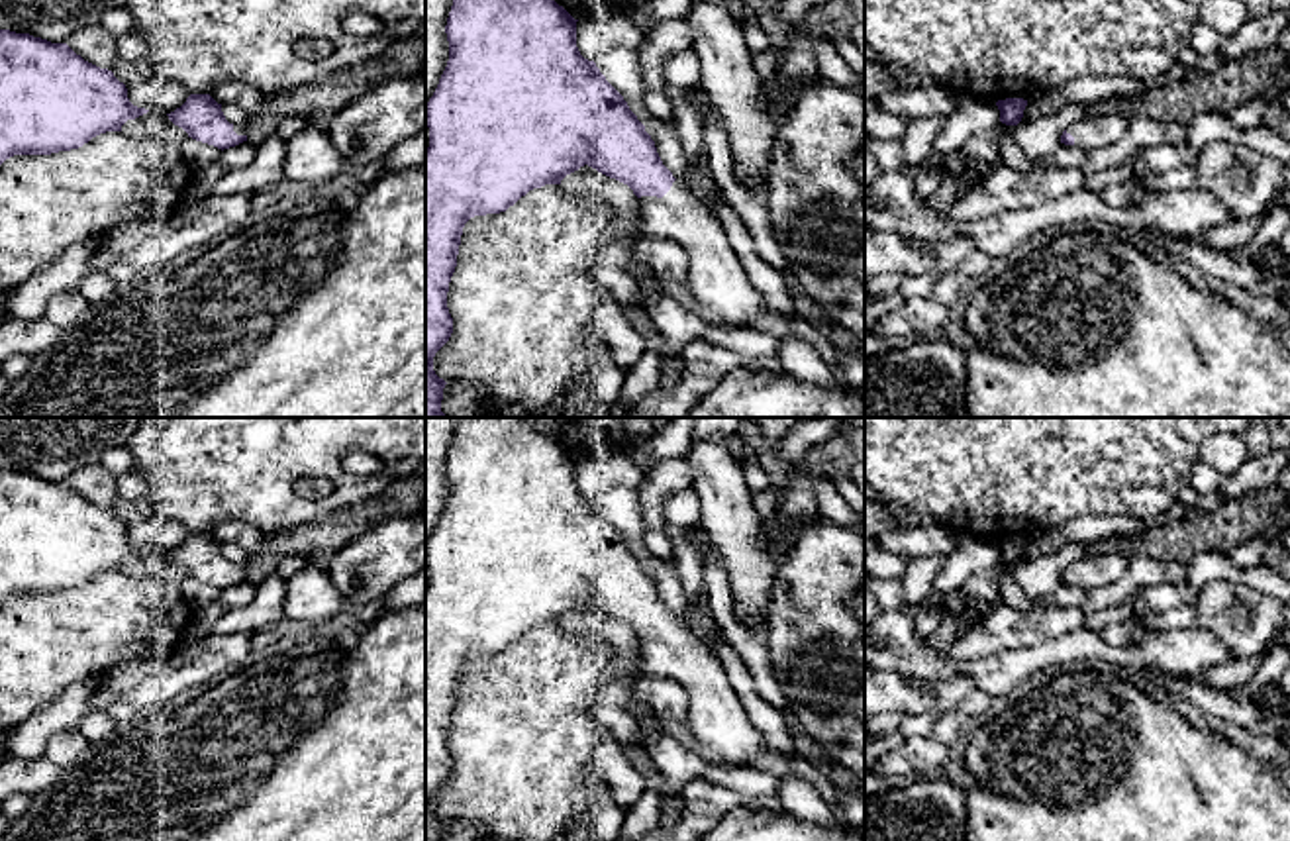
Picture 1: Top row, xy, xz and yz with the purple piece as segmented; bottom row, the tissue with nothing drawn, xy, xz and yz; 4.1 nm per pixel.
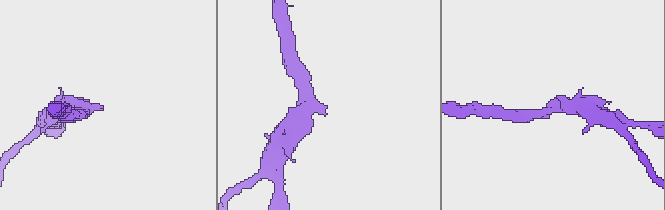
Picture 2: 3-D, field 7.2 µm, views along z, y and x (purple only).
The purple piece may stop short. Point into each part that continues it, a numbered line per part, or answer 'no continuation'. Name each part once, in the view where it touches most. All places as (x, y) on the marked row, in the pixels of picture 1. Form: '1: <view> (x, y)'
1: xz (716, 277)

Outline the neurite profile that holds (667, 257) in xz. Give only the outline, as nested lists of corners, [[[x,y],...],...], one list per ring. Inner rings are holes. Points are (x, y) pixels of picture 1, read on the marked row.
[[[639,237],[631,249],[633,263],[649,265],[667,294],[710,325],[725,325],[723,318],[698,304],[688,282],[688,255],[670,237]]]

